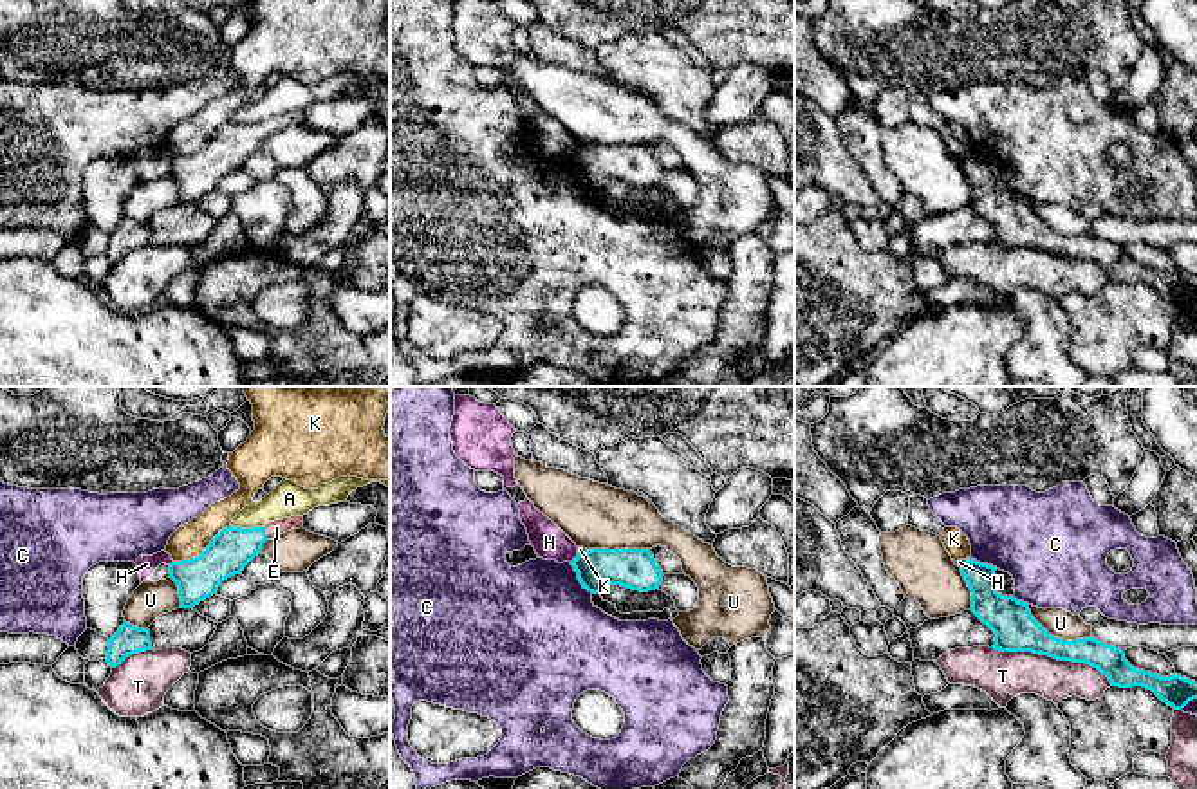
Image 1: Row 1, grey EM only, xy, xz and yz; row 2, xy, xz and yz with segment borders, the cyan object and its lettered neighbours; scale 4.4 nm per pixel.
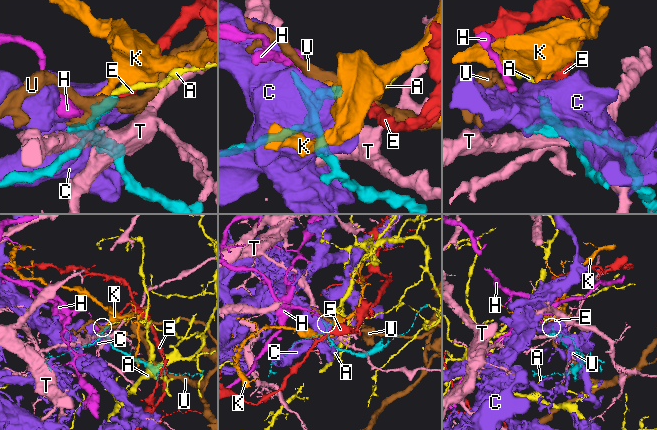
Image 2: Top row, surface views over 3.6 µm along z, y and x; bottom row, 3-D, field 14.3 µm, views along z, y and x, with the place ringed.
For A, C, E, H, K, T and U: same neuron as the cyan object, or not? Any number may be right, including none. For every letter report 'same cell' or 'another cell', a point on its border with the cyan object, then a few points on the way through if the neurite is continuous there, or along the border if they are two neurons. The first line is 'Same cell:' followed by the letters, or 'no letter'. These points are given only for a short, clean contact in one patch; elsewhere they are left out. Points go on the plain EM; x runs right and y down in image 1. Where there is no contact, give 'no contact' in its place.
Same cell: E
A: another cell; contact xy (248, 125); border xy (231, 120), (262, 123)
C: another cell; contact xz (578, 174)
E: same cell; contact xy (264, 129); way xy (231, 145), (264, 129), (277, 123)
H: another cell; contact xz (575, 154); border xz (578, 150), (571, 157)
K: another cell; contact xy (204, 147); border xy (230, 120), (199, 150), (174, 157)
T: another cell; contact yz (1053, 251)
U: another cell; contact yz (1053, 232)

